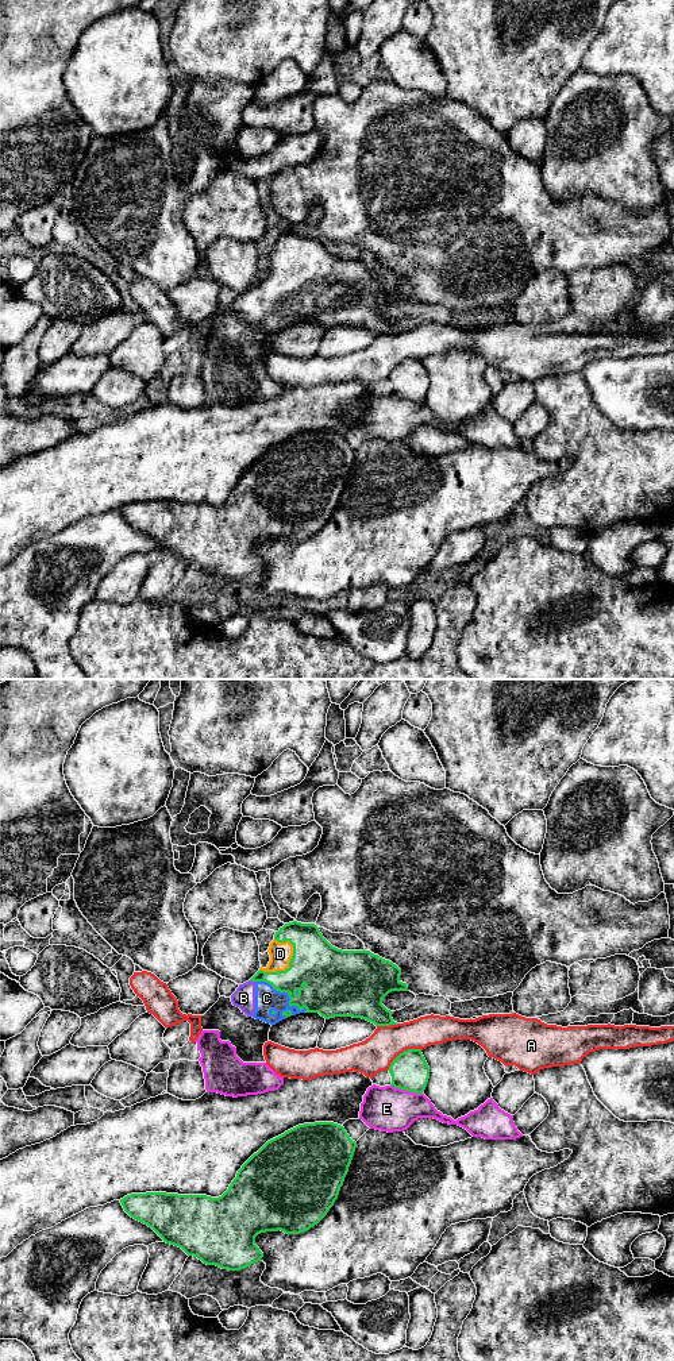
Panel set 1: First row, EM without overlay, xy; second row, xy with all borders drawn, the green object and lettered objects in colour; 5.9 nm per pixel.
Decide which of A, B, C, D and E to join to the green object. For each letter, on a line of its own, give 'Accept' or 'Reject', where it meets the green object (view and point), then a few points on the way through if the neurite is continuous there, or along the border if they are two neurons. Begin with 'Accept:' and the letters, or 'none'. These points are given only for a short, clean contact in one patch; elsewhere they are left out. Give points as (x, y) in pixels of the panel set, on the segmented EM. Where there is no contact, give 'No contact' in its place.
Accept: B, C, D
A: Reject. Touches green at xy (403, 1052). Boundary: xy (420, 1049), (404, 1049), (386, 1070)
B: Accept. Touches green at xy (253, 980)
C: Accept. Touches green at xy (285, 991)
D: Accept. Touches green at xy (285, 970)
E: Reject. Touches green at xy (407, 1090)

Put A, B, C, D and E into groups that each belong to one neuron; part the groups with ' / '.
A / B C D / E

